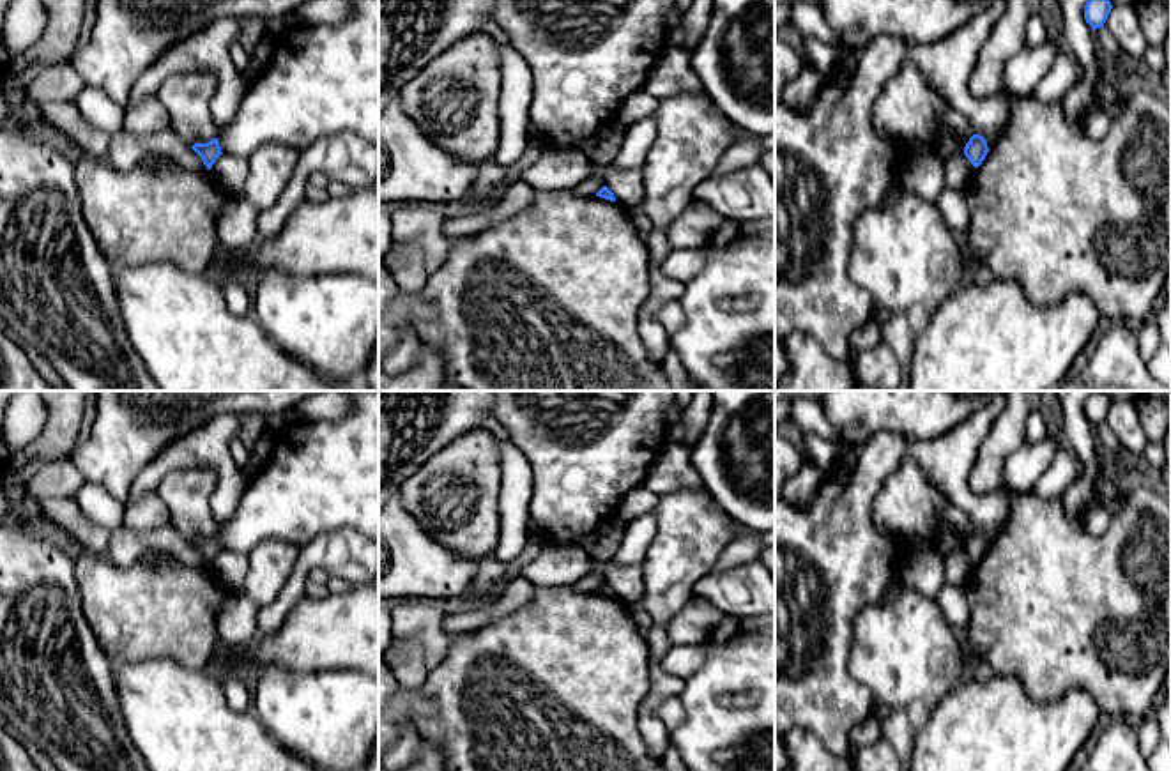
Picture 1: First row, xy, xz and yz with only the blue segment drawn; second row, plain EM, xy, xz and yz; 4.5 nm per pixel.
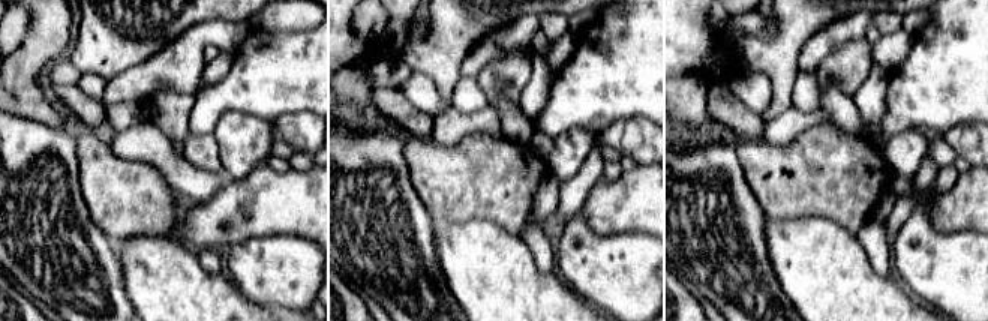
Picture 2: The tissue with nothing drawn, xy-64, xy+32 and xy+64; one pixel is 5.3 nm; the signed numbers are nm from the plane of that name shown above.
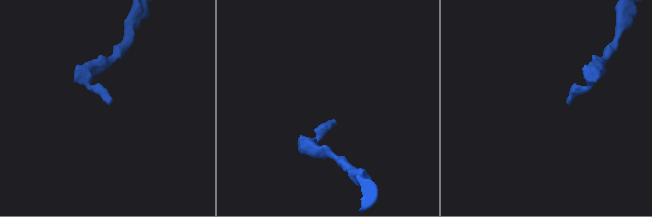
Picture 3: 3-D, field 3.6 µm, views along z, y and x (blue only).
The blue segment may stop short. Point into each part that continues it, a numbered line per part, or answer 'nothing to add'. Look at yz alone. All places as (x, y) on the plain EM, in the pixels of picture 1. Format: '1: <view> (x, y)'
nothing to add

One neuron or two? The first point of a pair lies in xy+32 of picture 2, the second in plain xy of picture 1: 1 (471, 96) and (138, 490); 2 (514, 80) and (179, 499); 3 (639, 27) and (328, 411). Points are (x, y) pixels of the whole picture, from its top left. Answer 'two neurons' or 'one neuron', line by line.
1: two neurons
2: one neuron
3: two neurons

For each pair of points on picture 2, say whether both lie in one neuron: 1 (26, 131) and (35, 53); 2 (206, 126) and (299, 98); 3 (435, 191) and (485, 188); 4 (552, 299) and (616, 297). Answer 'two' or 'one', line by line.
1: two
2: one
3: one
4: two

